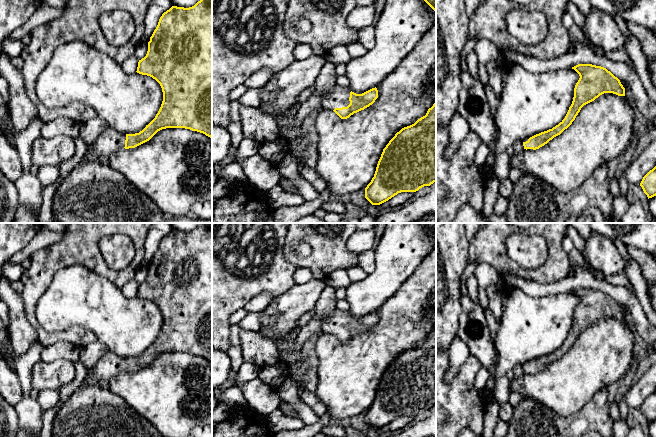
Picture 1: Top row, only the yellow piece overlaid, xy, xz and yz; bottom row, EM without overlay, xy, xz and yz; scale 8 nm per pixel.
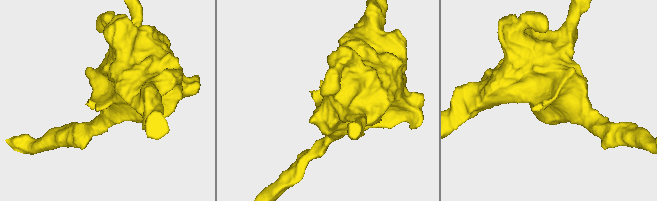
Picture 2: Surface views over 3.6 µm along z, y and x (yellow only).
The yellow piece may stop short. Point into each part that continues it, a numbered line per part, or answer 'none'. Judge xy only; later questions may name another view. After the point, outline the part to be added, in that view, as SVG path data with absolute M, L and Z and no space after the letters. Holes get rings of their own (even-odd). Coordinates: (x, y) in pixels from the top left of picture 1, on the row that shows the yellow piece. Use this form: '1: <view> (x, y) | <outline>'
1: xy (110, 141) | M107 127L98 139L88 146L81 161L97 161L101 156L109 157L125 147L126 134Z

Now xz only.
1: xz (338, 97) | M335 85L329 92L322 94L322 108L334 110L347 107L350 104L350 88L348 86Z

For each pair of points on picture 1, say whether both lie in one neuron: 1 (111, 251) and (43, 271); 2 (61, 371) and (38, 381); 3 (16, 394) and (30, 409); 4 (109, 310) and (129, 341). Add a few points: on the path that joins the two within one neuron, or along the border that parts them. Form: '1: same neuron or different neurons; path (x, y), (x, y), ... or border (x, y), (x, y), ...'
1: different neurons; border (112, 233), (100, 240), (99, 250), (118, 271)
2: same neuron; path (55, 374), (44, 376)
3: different neurons; border (23, 395), (13, 405)
4: same neuron; path (114, 318), (128, 333)

